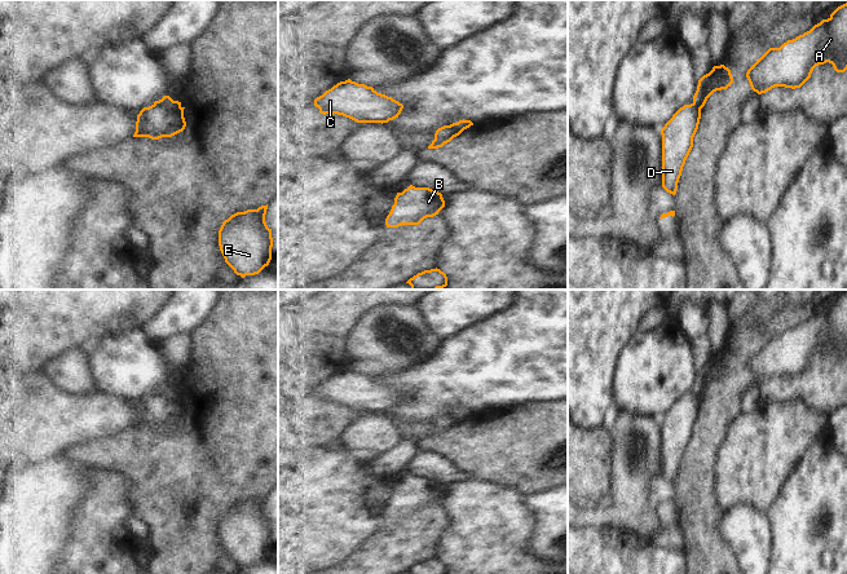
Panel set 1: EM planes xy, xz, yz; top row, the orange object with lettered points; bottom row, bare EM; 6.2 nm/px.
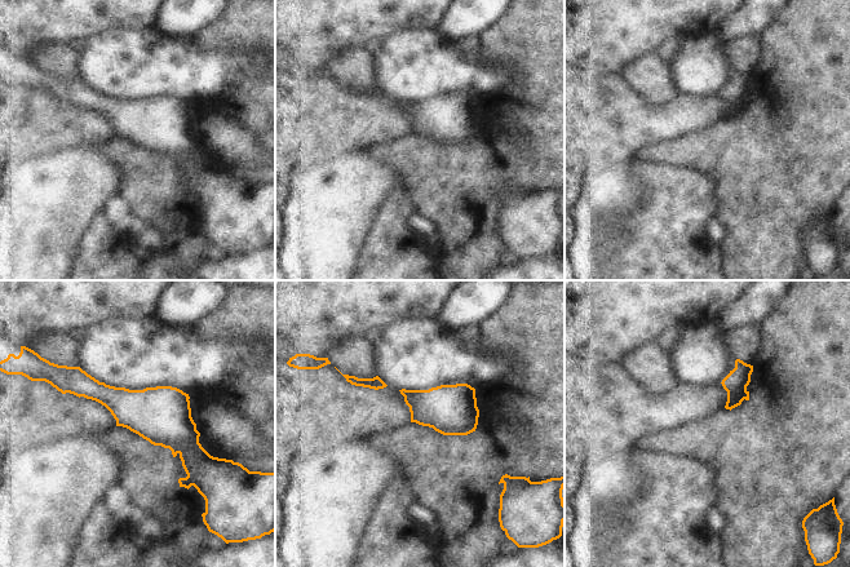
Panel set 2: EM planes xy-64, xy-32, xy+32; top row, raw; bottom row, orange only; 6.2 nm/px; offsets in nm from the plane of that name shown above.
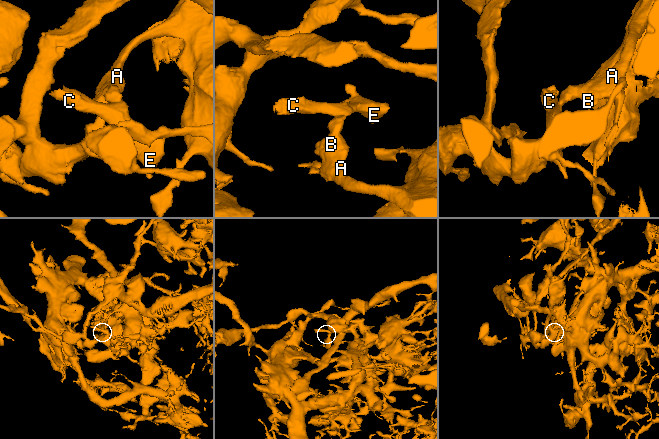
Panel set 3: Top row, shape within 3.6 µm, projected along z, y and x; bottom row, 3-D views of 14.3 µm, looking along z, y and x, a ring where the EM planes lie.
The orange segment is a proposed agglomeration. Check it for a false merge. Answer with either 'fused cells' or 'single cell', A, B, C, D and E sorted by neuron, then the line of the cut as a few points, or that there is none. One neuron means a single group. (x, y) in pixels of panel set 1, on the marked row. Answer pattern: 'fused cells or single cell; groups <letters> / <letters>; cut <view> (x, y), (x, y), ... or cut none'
fused cells; groups A B / C D E; cut xy (172, 100), (164, 105), (154, 105)

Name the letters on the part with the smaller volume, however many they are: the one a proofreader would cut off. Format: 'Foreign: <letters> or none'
Foreign: C, D, E

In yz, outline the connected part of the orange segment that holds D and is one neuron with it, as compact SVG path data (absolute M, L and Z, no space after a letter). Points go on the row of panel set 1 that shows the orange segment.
M693 103L680 107L661 129L662 187L675 195L685 160L693 147L701 110Z

